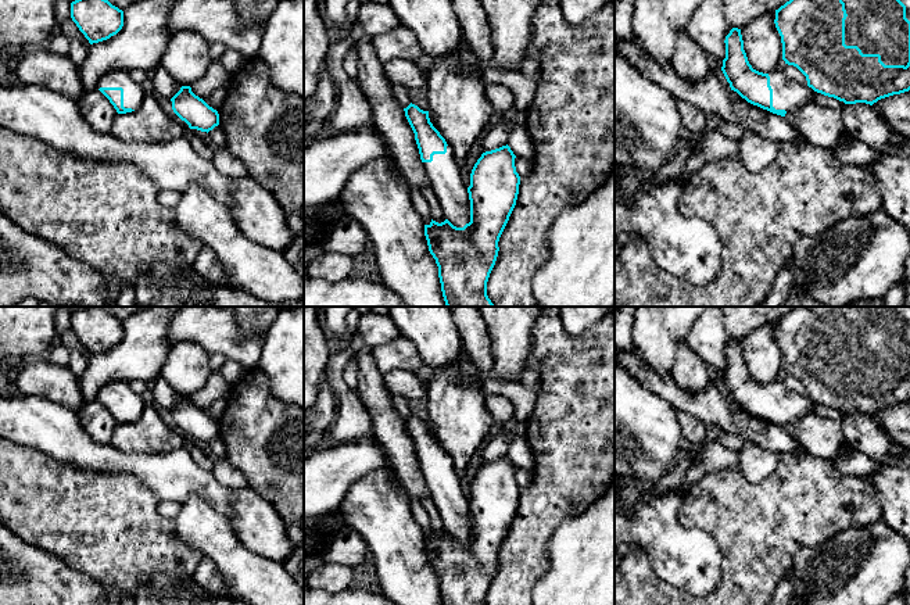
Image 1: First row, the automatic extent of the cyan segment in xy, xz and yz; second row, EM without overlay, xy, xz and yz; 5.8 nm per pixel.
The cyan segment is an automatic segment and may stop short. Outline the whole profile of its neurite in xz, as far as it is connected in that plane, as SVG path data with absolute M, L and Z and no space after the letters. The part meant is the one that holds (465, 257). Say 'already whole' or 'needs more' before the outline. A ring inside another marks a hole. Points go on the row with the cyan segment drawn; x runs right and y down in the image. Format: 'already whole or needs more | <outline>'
needs more | M412 103L404 111L415 133L431 190L447 218L441 223L431 219L429 225L424 225L429 251L438 266L445 305L494 307L487 296L487 282L498 257L499 237L519 194L520 176L515 167L516 155L508 144L483 153L472 169L470 186L466 187L462 182L461 167L445 139L430 122L429 111L423 111Z

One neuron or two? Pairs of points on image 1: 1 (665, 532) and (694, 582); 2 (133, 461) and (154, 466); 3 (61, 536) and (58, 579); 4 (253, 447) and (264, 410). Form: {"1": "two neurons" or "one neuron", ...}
{"1": "one neuron", "2": "one neuron", "3": "two neurons", "4": "one neuron"}

